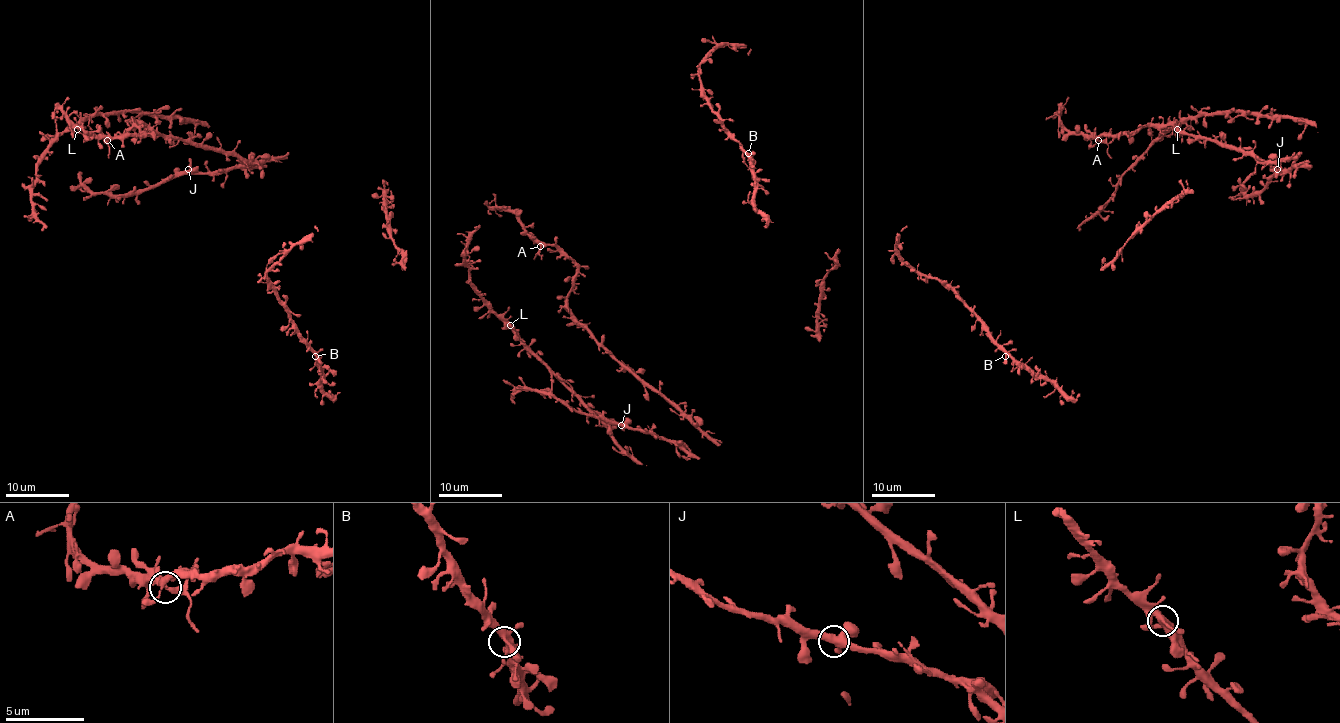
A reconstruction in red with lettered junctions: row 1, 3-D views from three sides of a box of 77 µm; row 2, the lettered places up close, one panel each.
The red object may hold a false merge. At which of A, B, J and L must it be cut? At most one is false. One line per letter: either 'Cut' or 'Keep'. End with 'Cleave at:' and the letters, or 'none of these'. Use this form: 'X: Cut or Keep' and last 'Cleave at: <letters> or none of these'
A: Cut
B: Keep
J: Keep
L: Keep
Cleave at: A

